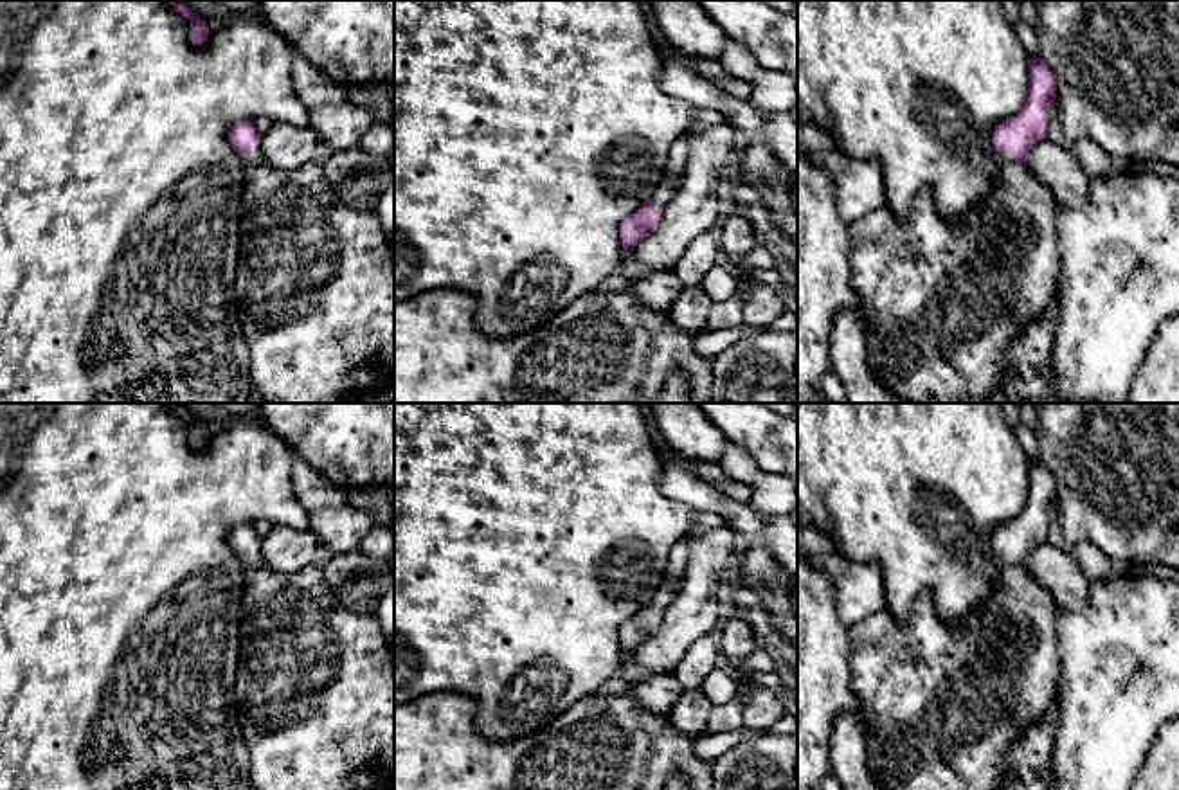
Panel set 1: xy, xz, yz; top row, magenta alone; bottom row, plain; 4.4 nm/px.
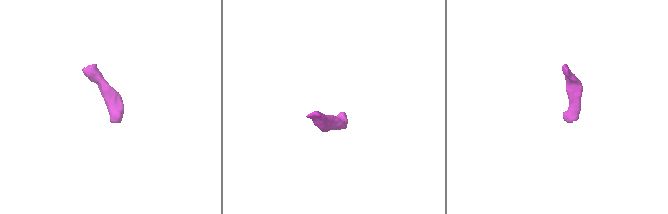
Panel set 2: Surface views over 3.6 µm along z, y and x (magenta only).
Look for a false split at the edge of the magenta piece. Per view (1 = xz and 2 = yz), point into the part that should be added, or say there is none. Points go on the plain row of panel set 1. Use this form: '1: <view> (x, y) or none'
1: xz (666, 591)
2: yz (942, 704)

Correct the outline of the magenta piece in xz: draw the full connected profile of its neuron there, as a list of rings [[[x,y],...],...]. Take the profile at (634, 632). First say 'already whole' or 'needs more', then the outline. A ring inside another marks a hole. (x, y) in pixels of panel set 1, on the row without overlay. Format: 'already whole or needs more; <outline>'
needs more; [[[666,583],[657,588],[653,601],[641,608],[619,628],[621,651],[628,653],[641,646],[662,623],[662,612],[679,592],[680,583]]]

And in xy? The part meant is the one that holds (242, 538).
needs more; [[[252,524],[230,529],[229,543],[245,567],[238,723],[250,754],[254,790],[378,790],[394,779],[394,646],[374,615],[342,606],[324,572],[310,565],[295,574],[274,572],[257,551]]]

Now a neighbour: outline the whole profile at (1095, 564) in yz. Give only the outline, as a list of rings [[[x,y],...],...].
[[[1087,542],[1071,543],[1067,545],[1067,551],[1091,579],[1112,579],[1134,576],[1132,565],[1109,558],[1098,547]]]

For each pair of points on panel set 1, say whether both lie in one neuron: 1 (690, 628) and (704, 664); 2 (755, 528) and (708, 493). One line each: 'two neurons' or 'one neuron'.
1: two neurons
2: one neuron

